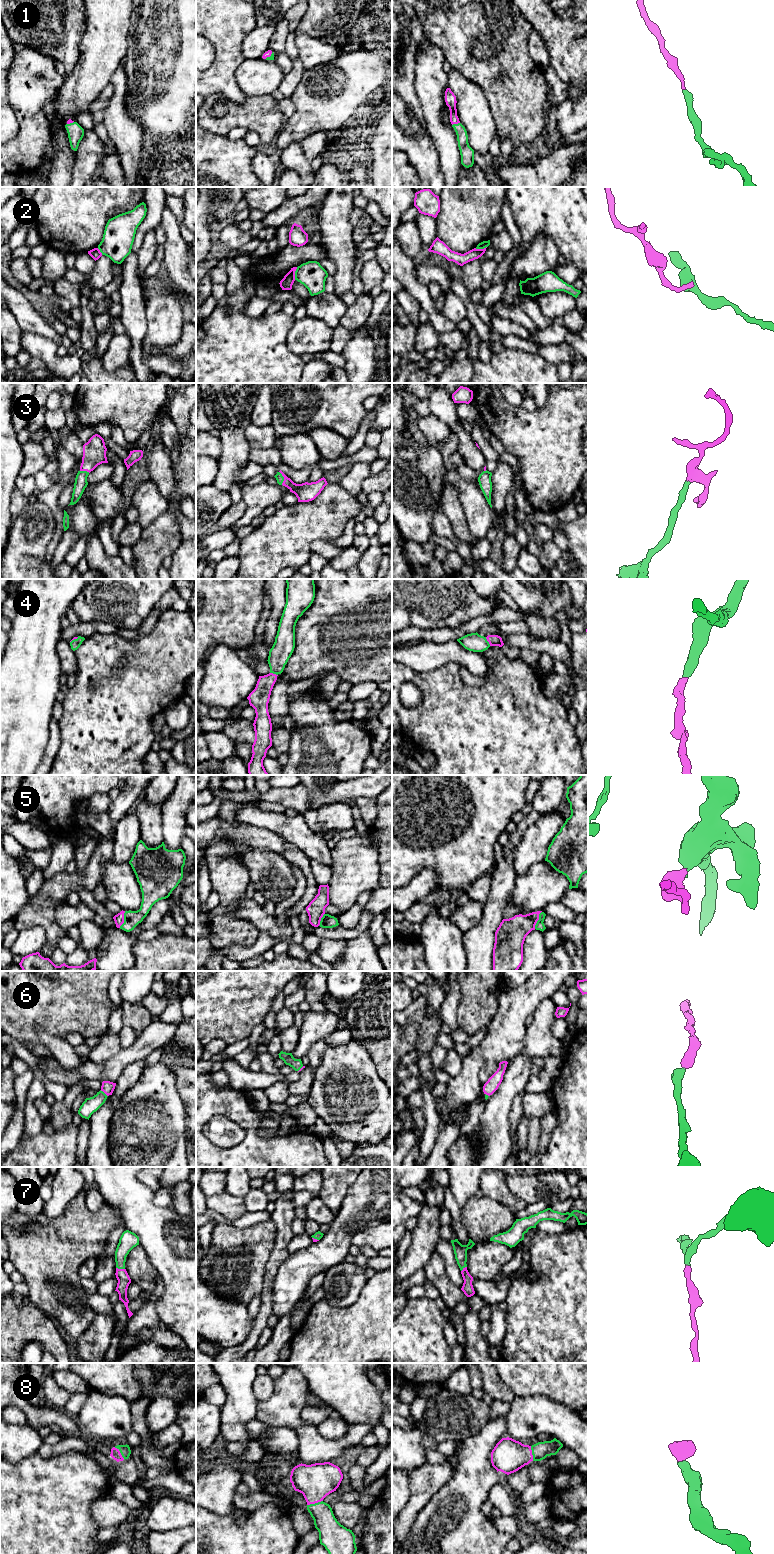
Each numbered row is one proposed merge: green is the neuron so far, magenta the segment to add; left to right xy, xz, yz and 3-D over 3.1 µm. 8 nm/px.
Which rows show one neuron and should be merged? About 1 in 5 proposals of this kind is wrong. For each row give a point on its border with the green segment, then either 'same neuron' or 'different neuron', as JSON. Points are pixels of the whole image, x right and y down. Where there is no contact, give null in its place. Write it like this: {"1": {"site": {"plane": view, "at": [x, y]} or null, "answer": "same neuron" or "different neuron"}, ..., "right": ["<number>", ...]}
{"1": {"site": {"plane": "yz", "at": [455, 124]}, "answer": "same neuron"}, "2": {"site": {"plane": "xz", "at": [295, 273]}, "answer": "different neuron"}, "3": {"site": {"plane": "xz", "at": [283, 478]}, "answer": "same neuron"}, "4": {"site": {"plane": "yz", "at": [487, 641]}, "answer": "same neuron"}, "5": {"site": {"plane": "yz", "at": [538, 920]}, "answer": "same neuron"}, "6": {"site": {"plane": "xy", "at": [104, 1093]}, "answer": "same neuron"}, "7": {"site": {"plane": "xy", "at": [120, 1268]}, "answer": "same neuron"}, "8": {"site": {"plane": "xz", "at": [315, 1503]}, "answer": "same neuron"}, "right": ["1", "3", "4", "5", "6", "7", "8"]}

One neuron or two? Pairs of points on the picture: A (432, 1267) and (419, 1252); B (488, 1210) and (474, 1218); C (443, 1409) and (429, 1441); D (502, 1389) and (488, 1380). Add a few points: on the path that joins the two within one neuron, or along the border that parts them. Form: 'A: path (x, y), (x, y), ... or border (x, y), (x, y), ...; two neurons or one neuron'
A: border (435, 1249), (424, 1266); two neurons
B: path (485, 1213), (477, 1217); one neuron
C: border (425, 1433), (430, 1435), (437, 1443); two neurons
D: path (499, 1389), (491, 1383); one neuron

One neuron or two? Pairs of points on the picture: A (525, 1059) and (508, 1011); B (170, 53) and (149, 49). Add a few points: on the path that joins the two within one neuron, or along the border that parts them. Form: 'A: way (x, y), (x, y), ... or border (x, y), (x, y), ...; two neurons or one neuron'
A: border (527, 1028), (524, 1048), (508, 1062); two neurons
B: border (165, 29), (157, 34), (157, 75); two neurons

